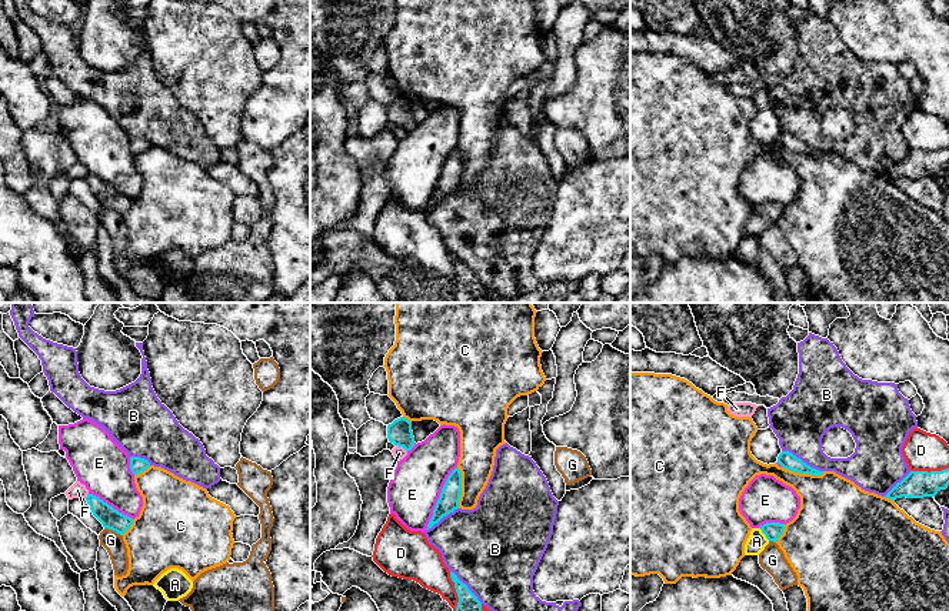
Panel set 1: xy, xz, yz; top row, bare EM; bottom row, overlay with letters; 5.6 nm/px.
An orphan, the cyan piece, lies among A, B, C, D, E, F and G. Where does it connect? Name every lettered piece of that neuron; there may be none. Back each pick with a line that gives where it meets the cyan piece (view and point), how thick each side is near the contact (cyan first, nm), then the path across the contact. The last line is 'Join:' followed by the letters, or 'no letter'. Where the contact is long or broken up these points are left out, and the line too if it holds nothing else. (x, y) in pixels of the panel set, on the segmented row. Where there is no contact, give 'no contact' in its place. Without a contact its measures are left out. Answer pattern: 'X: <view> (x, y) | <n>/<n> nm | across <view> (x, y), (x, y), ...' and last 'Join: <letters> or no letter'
A: yz (763, 533) | 100/110 nm | across yz (772, 530), (763, 533), (756, 541)
Join: A

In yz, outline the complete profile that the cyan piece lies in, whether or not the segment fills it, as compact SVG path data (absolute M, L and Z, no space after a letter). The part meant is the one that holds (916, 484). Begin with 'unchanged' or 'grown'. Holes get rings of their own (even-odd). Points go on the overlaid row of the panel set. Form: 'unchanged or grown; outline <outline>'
unchanged; outline M949 468L942 471L910 471L898 483L885 497L895 501L896 498L923 498L935 497L940 490L949 485Z

